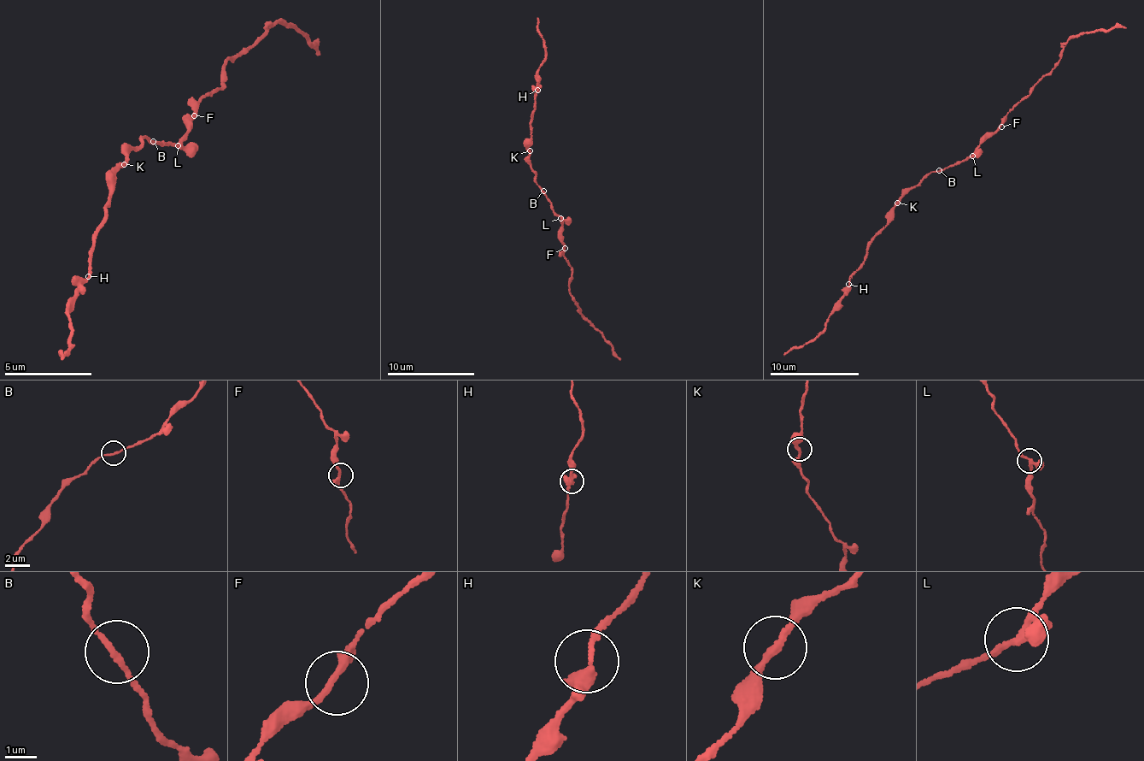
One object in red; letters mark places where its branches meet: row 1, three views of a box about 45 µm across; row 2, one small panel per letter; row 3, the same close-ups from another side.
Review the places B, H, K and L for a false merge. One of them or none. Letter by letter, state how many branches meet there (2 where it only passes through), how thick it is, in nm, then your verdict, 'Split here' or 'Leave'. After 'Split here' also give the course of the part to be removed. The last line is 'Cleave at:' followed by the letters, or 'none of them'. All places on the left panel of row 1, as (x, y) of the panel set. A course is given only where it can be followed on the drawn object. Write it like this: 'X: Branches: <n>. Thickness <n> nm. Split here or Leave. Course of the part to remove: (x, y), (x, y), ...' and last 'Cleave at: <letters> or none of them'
B: Branches: 2. Thickness 150 nm. Leave
H: Branches: 2. Thickness 300 nm. Leave
K: Branches: 2. Thickness 200 nm. Leave
L: Branches: 3. Thickness 200 nm. Leave
Cleave at: none of them

